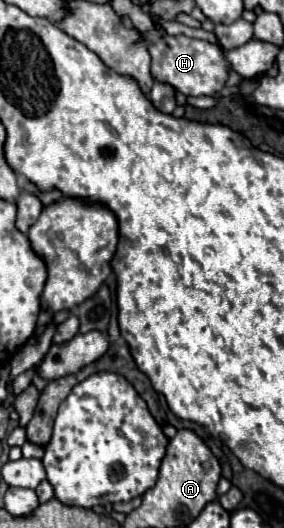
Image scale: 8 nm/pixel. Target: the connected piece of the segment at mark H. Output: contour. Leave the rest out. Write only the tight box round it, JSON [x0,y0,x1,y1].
[149,36,227,96]

